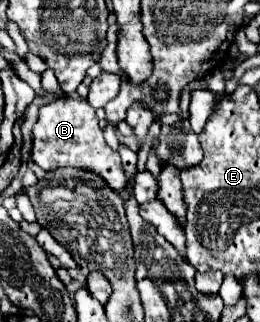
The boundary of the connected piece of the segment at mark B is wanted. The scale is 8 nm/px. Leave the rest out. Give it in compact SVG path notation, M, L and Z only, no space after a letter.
M60 98L50 104L44 104L44 110L40 110L40 118L34 124L34 140L36 140L34 142L36 164L44 172L72 166L72 168L92 170L94 174L98 172L98 176L108 186L112 186L114 192L120 192L126 186L126 174L120 156L104 142L96 112L86 100Z

